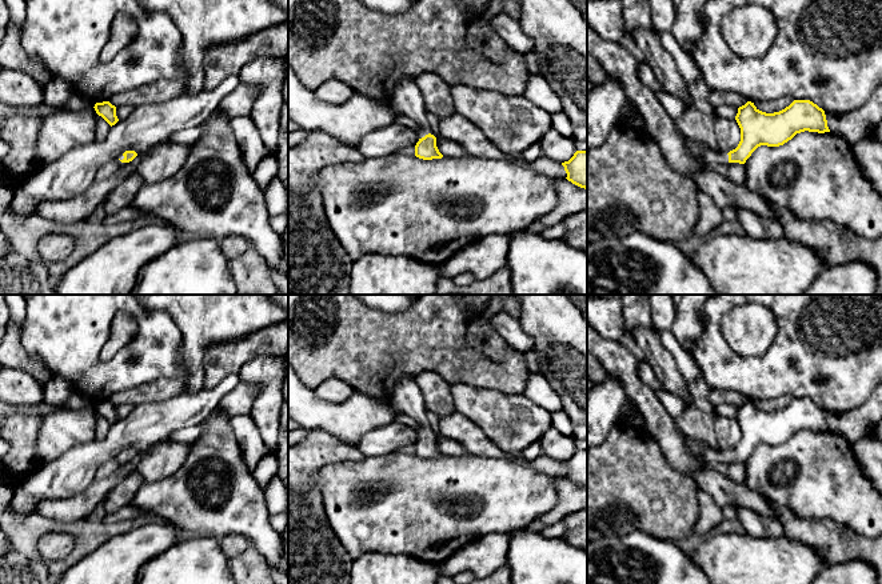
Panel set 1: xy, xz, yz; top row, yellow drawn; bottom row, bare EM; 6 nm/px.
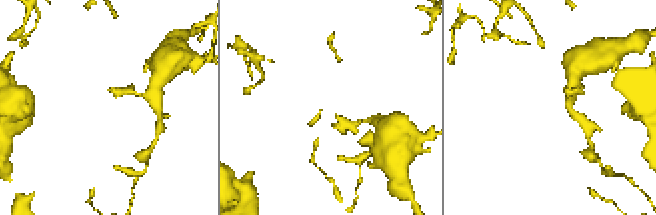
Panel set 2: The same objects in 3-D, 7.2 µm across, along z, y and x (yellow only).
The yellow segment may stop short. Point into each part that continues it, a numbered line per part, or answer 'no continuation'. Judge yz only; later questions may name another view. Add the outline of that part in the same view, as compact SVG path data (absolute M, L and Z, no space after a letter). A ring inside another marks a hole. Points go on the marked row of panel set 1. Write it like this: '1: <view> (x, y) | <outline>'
1: yz (709, 158) | M685 136L685 145L691 156L697 157L699 161L702 161L709 167L713 167L715 164L729 163L727 153L719 151L718 152L710 151L701 143L691 140L686 136Z

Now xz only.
1: xz (406, 99) | M404 76L398 81L390 105L395 112L412 119L418 124L420 139L430 133L424 100L414 79Z

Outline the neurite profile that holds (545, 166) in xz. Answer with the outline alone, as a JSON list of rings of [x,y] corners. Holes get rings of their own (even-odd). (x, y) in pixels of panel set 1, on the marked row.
[[[544,156],[527,164],[536,172],[547,175],[551,179],[566,179],[567,177],[564,167],[560,163],[550,160]]]

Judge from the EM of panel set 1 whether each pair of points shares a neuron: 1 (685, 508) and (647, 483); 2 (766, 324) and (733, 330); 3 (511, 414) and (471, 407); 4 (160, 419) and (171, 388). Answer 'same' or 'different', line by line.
1: same
2: same
3: same
4: different

